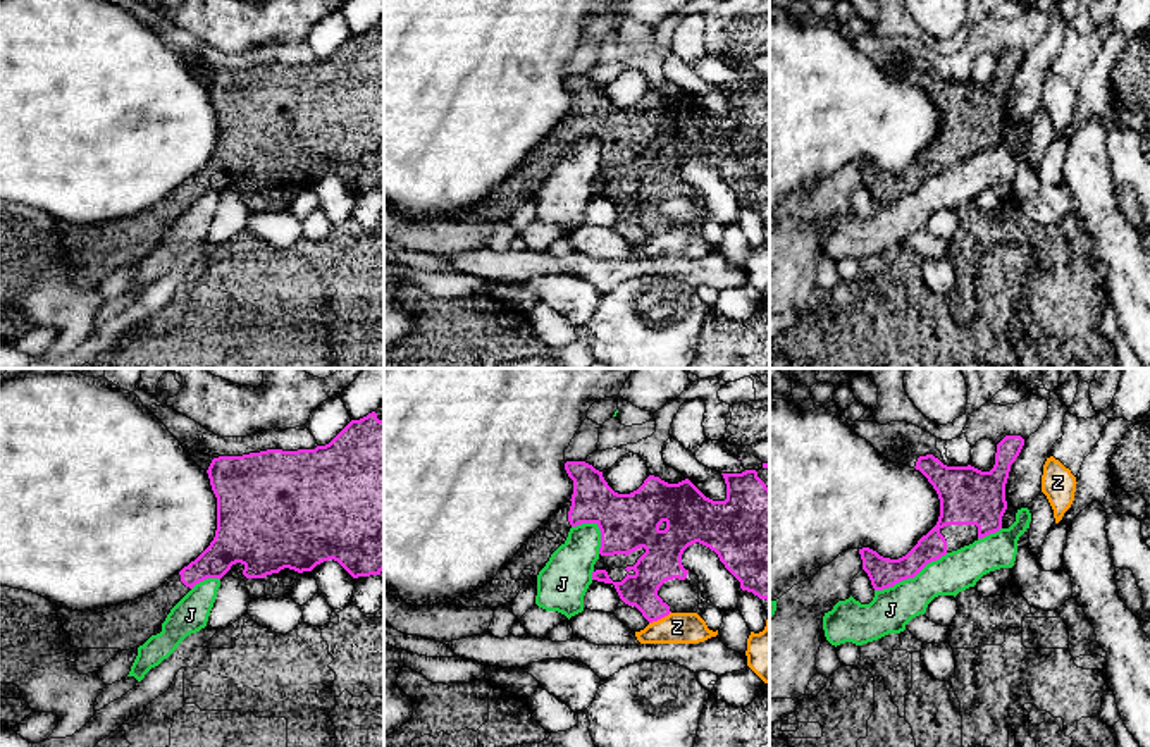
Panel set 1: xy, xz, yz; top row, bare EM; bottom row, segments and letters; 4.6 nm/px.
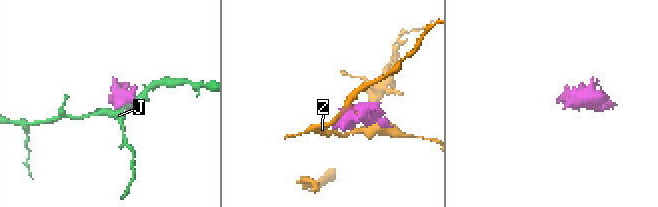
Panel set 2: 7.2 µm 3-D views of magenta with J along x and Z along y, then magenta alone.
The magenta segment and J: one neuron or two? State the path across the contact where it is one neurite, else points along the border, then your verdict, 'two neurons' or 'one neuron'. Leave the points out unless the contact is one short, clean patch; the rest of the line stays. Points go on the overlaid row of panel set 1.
two neurons

